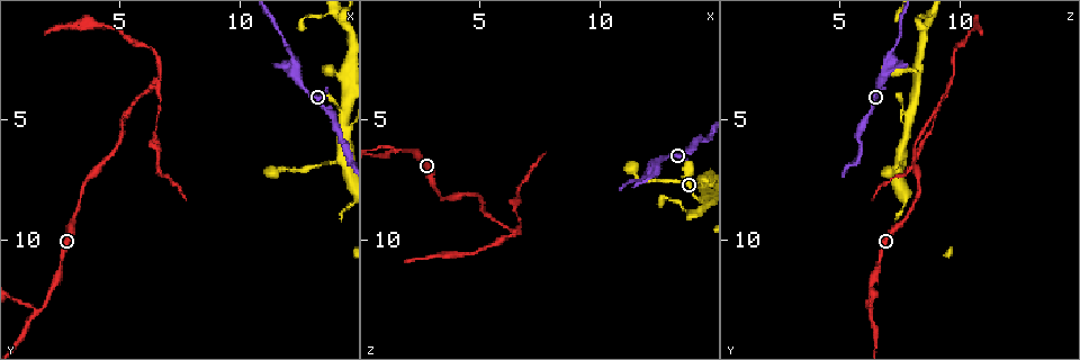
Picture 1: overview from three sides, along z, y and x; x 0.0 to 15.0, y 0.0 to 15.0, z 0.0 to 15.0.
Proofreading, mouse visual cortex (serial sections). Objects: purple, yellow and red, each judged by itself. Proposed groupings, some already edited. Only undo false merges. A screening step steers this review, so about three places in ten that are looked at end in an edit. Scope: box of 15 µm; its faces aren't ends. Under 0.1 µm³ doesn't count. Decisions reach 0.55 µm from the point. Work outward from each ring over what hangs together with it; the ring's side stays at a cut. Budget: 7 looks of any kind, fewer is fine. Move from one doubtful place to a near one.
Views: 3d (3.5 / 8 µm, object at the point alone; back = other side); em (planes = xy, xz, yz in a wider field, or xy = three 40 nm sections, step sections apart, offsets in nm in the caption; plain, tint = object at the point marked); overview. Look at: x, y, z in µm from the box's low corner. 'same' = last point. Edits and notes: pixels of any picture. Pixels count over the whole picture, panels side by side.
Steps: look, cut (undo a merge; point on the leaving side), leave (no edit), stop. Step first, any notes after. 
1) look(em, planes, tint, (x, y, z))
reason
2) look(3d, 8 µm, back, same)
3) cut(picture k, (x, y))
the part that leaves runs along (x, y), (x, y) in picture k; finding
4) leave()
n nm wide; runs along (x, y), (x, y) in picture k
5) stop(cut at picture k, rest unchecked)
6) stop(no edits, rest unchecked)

look(3d, 8 µm, back, (1.6, 12.9, 6.2))
two arms in line, one across

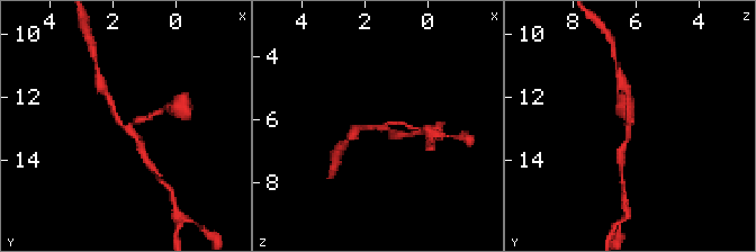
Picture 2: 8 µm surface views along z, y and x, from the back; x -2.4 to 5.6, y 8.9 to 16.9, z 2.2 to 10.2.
look(em, xy, step 3, tint, (1.5, 13.0, 6.2))

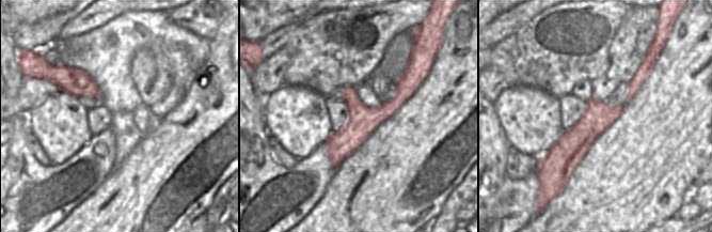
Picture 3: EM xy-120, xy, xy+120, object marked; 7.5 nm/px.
leave()
runs along (110, 101), (143, 154) in picture 2; one cell here

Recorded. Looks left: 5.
look(3d, 3.5 µm, (6.5, 3.6, 9.6))
three arms meet

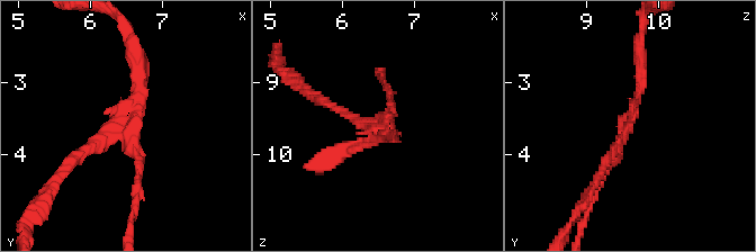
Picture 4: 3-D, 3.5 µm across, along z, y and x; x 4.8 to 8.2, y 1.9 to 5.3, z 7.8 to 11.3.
look(em, xy, step 2, tint, (6.60, 3.60, 9.55))
3 arms; arms of 150, 150, 150 nm; now the EM

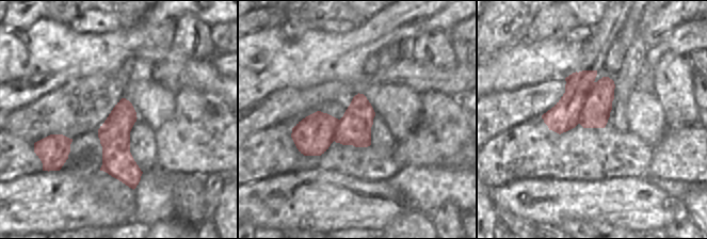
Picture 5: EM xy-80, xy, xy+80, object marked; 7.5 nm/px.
cut(picture 4, (133, 43))
a second cell is stuck on

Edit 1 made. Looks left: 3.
look(3d, 3.5 µm, (12.3, 2.4, 7.0))
calibre changes

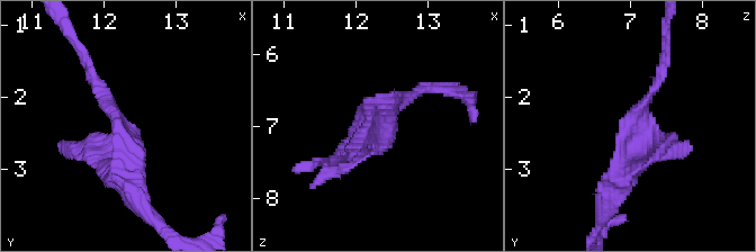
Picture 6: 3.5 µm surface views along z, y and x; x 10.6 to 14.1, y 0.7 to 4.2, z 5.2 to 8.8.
look(em, xy, step 2, tint, (12.20, 2.40, 7.05))

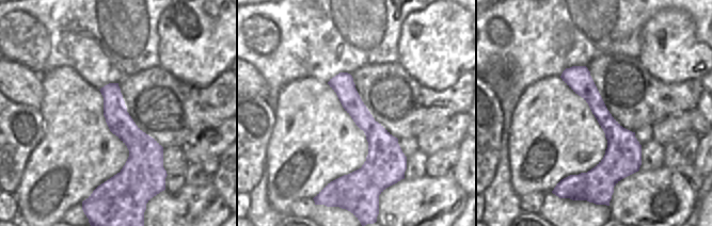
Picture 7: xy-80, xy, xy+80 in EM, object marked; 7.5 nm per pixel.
look(em, xy, step 1, tint, same)

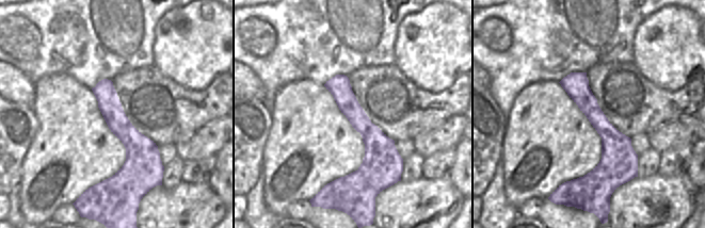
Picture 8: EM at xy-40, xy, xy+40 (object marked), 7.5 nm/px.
leave()
arms of 150, 350 nm; runs along (573, 75), (609, 133), (609, 162), (586, 185) in picture 8; continuous, no second cell

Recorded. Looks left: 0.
stop(cut at picture 4, rest unchecked)

